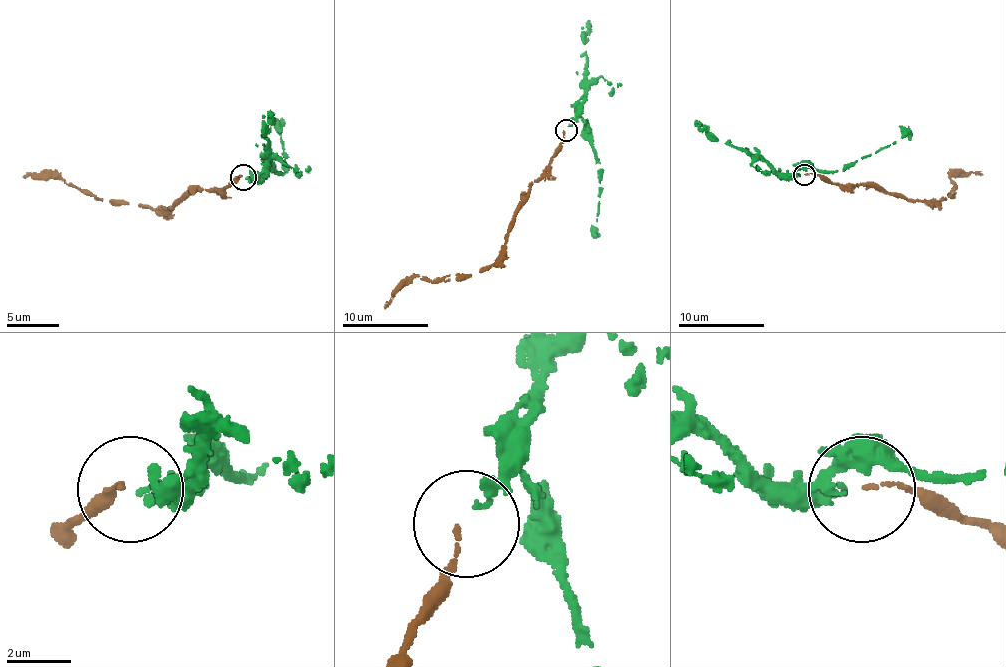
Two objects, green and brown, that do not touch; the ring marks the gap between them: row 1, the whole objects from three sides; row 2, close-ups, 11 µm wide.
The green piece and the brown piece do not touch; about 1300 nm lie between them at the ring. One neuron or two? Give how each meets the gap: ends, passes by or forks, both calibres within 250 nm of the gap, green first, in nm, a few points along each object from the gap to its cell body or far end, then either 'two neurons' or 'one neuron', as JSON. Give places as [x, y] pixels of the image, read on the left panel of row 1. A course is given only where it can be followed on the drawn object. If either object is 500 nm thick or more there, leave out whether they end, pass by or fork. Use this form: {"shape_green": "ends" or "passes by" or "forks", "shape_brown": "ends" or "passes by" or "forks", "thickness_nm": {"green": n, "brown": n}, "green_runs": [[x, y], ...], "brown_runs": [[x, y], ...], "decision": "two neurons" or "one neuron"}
{"shape_green": "ends", "shape_brown": "ends", "thickness_nm": {"green": 160, "brown": 130}, "green_runs": [[245, 177], [258, 177], [263, 172], [284, 172], [281, 133], [273, 117]], "brown_runs": [[242, 177], [224, 190], [193, 190], [174, 208], [112, 203], [57, 179], [36, 174], [23, 177]], "decision": "one neuron"}

